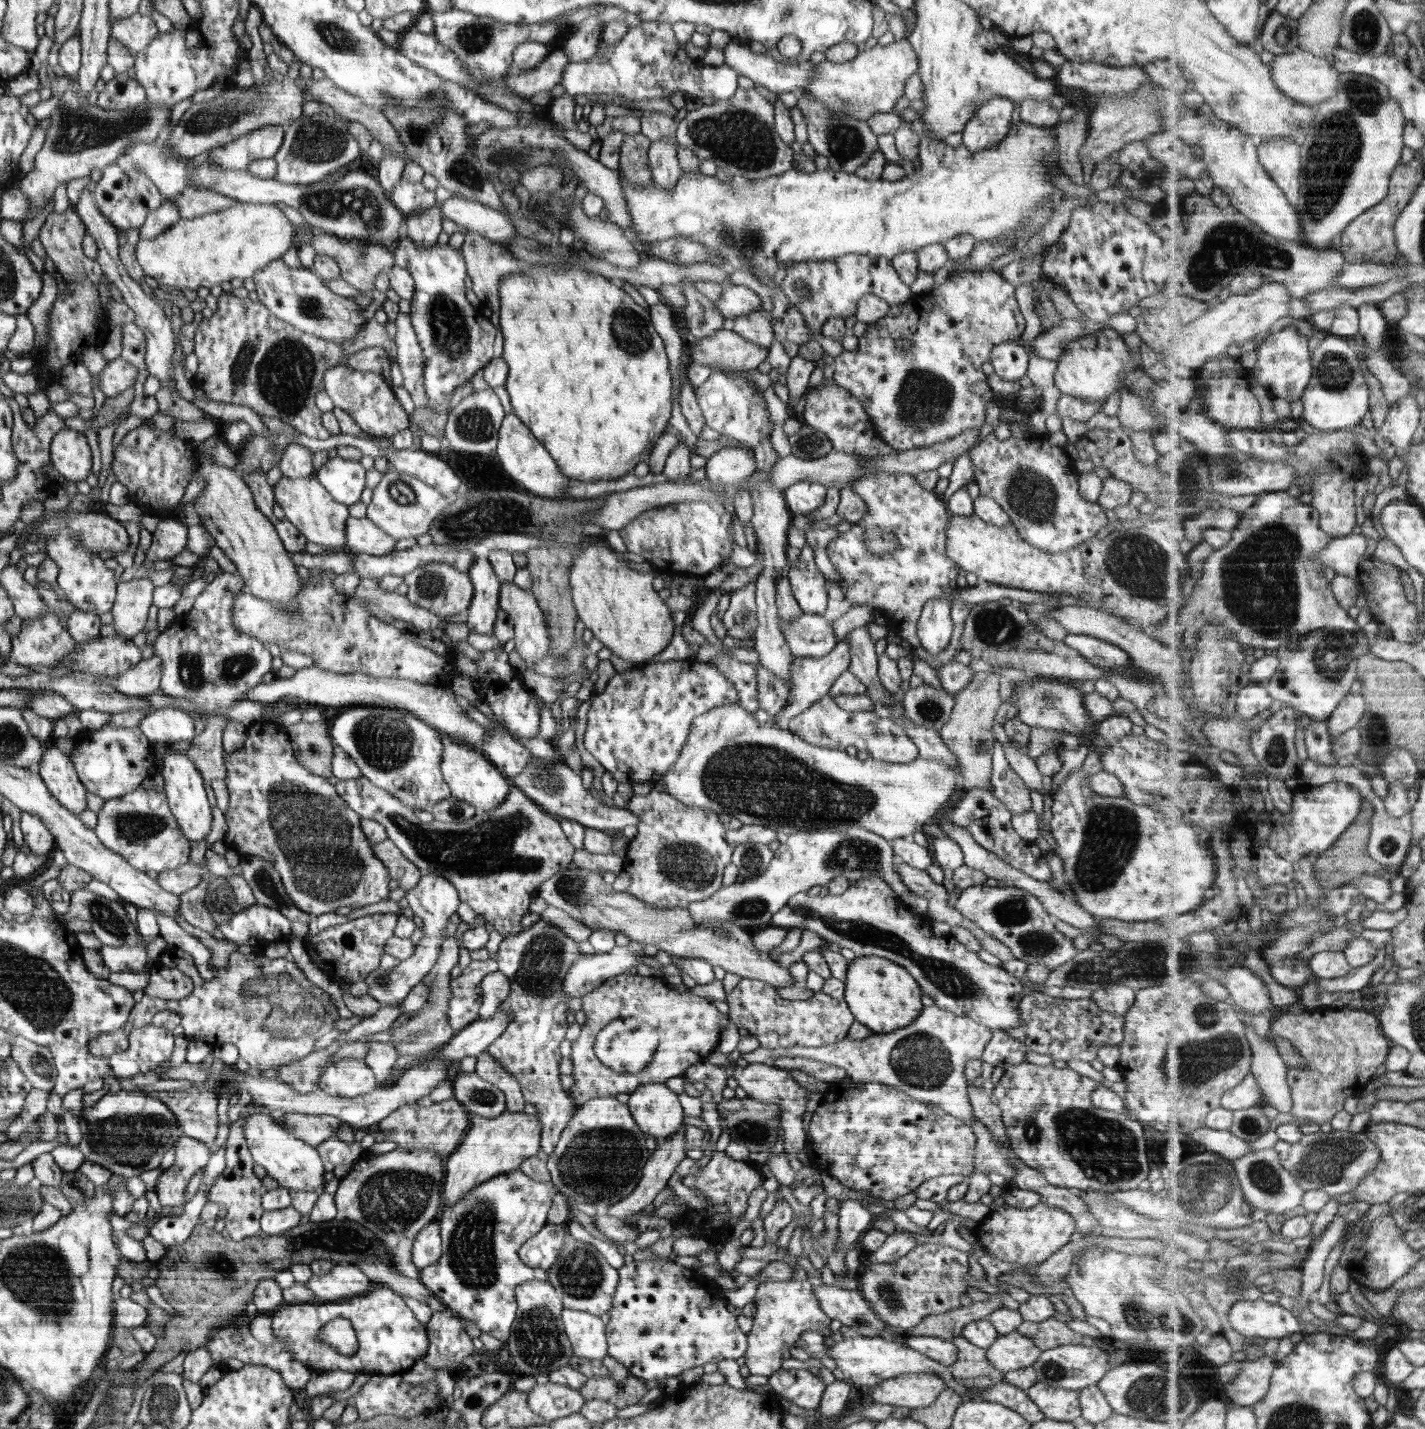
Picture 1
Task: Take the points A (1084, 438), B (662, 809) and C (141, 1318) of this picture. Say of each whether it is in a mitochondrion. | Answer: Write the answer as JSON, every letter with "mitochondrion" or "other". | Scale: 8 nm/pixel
{"A":"other","B":"other","C":"other"}

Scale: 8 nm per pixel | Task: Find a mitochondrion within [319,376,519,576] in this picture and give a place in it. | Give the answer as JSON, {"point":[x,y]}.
{"point":[475,425]}

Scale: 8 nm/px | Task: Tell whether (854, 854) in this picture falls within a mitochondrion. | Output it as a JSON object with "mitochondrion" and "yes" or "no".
{"mitochondrion":"yes"}

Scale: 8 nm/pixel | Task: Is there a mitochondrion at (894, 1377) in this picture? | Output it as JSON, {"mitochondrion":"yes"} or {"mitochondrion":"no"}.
{"mitochondrion":"no"}

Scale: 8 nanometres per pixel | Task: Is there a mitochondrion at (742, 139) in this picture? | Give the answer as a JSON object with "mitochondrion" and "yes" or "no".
{"mitochondrion":"yes"}

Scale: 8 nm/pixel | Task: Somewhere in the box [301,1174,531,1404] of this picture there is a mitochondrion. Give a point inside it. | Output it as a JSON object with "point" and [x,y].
{"point":[471,1258]}

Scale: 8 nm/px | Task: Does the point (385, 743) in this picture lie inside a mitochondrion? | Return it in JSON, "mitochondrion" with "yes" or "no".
{"mitochondrion":"yes"}

